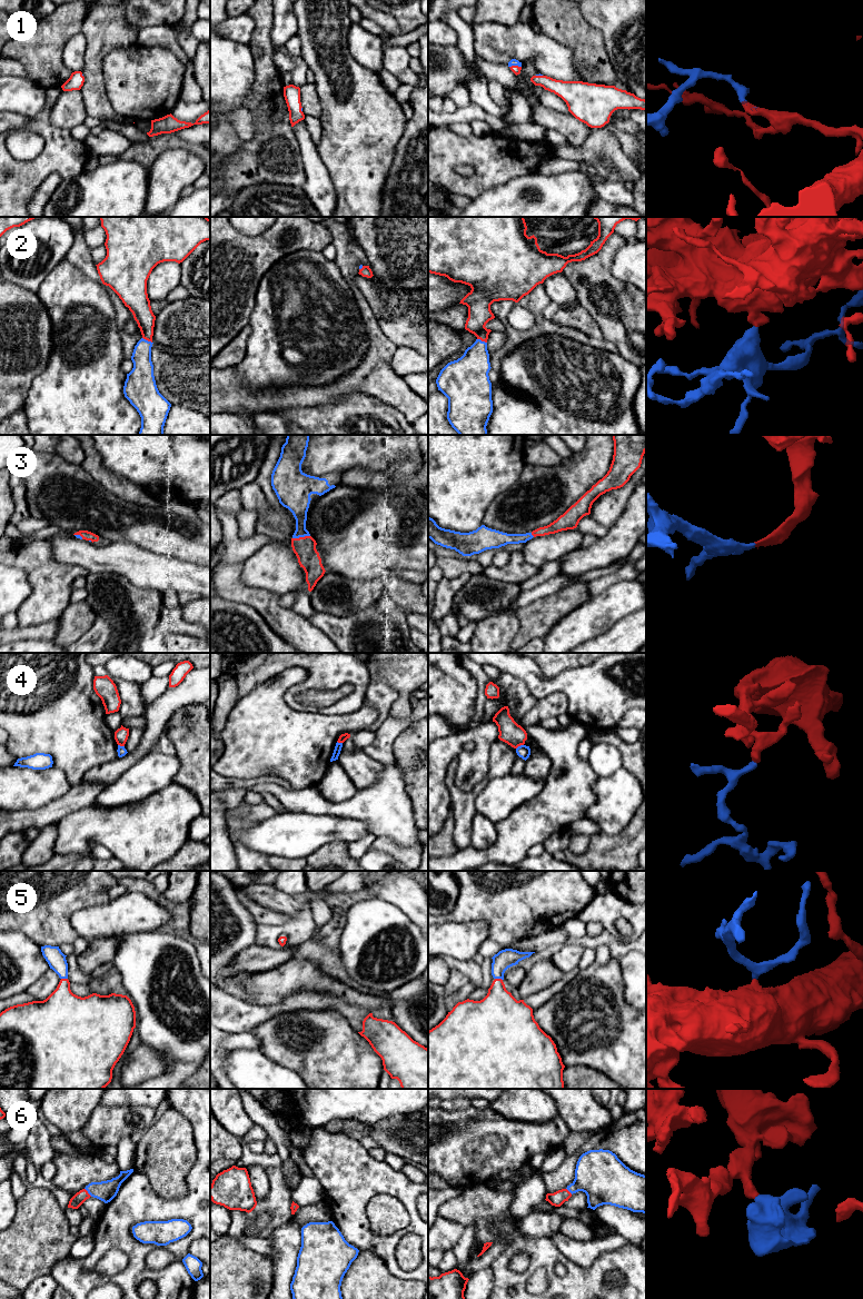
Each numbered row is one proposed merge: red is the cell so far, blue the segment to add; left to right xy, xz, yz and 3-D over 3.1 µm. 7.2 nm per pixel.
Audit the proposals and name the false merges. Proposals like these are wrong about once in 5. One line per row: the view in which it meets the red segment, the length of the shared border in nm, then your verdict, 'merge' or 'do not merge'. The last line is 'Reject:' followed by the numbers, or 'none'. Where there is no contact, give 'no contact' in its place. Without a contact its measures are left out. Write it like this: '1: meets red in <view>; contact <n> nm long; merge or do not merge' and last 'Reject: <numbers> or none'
1: meets red in yz; contact 90 nm long; merge
2: meets red in xy; contact 80 nm long; merge
3: meets red in xz; contact 130 nm long; merge
4: meets red in yz; contact 70 nm long; do not merge
5: meets red in yz; contact 60 nm long; merge
6: meets red in xy; contact 80 nm long; merge
Reject: 4

